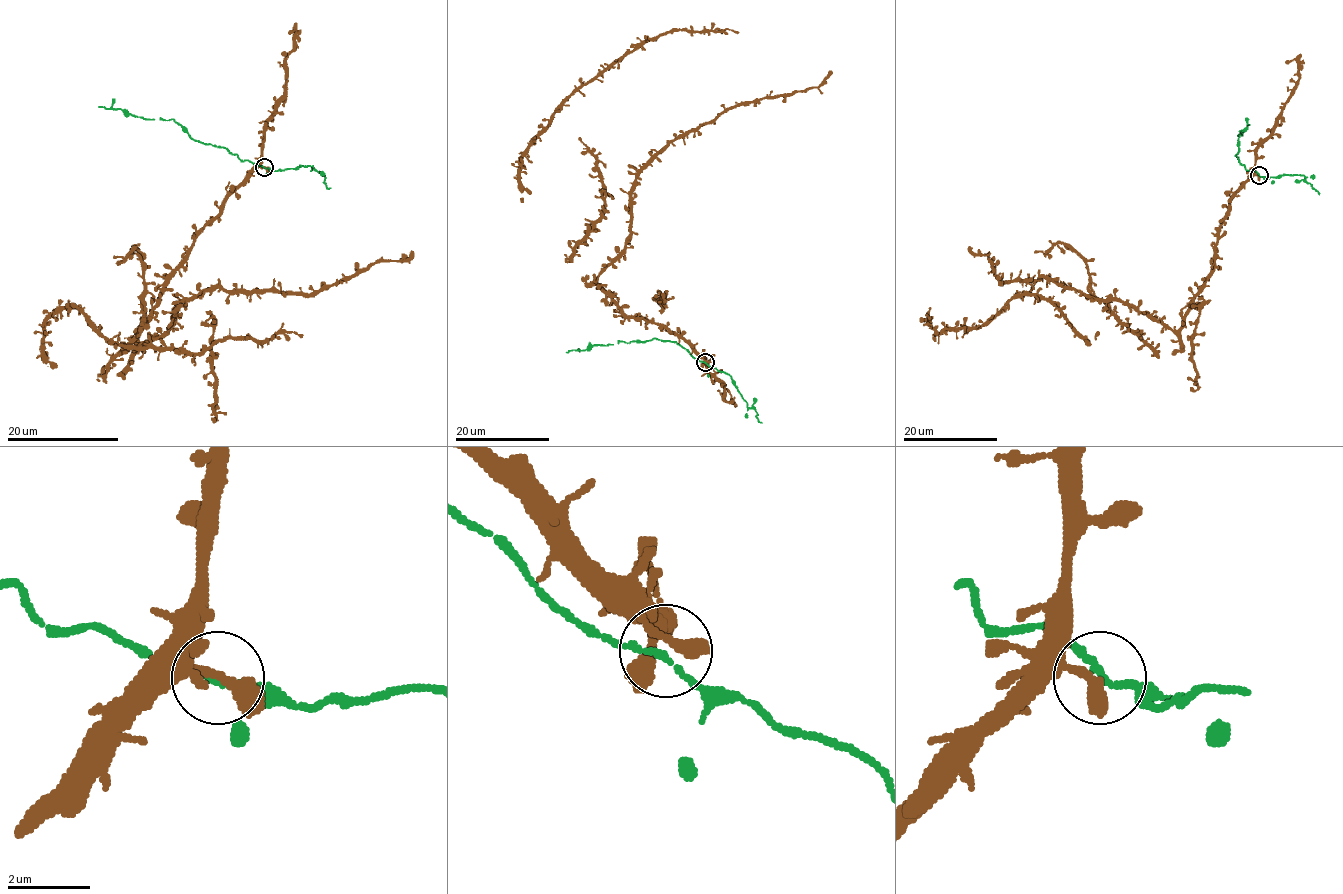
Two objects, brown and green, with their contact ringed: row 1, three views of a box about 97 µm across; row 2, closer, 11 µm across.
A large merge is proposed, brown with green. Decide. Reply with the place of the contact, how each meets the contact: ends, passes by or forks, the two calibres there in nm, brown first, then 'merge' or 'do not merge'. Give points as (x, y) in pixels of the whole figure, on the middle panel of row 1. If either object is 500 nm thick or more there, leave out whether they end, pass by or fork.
(705, 362) | brown ends | green passes by | 440/140 nm | merge

